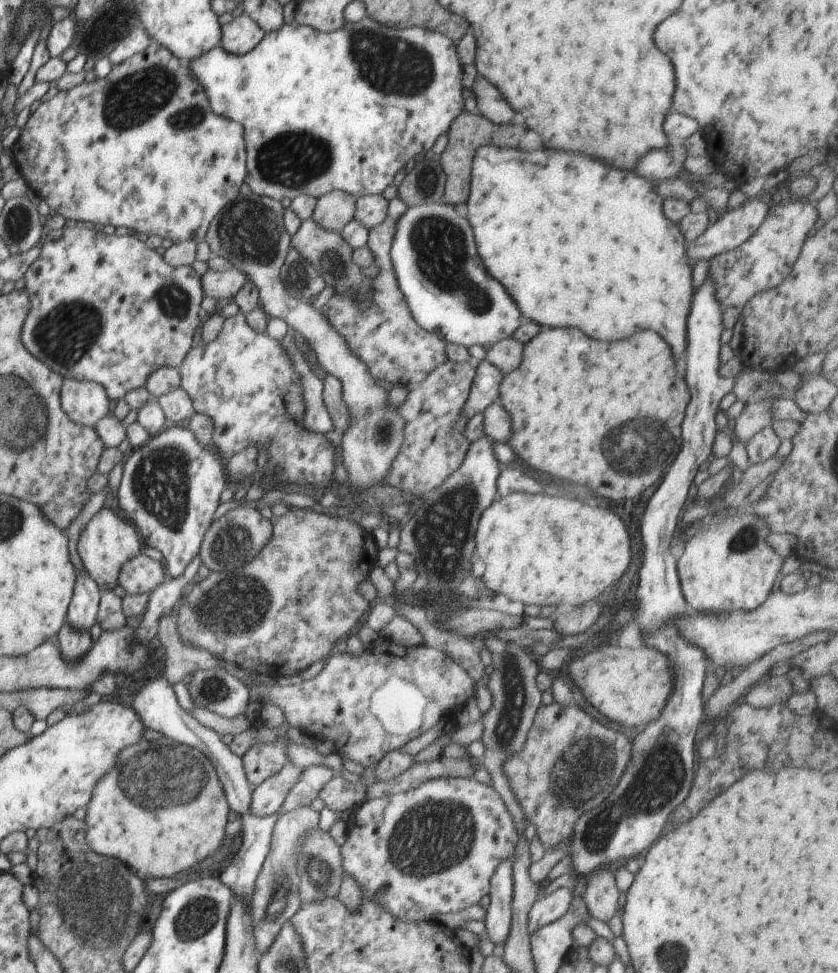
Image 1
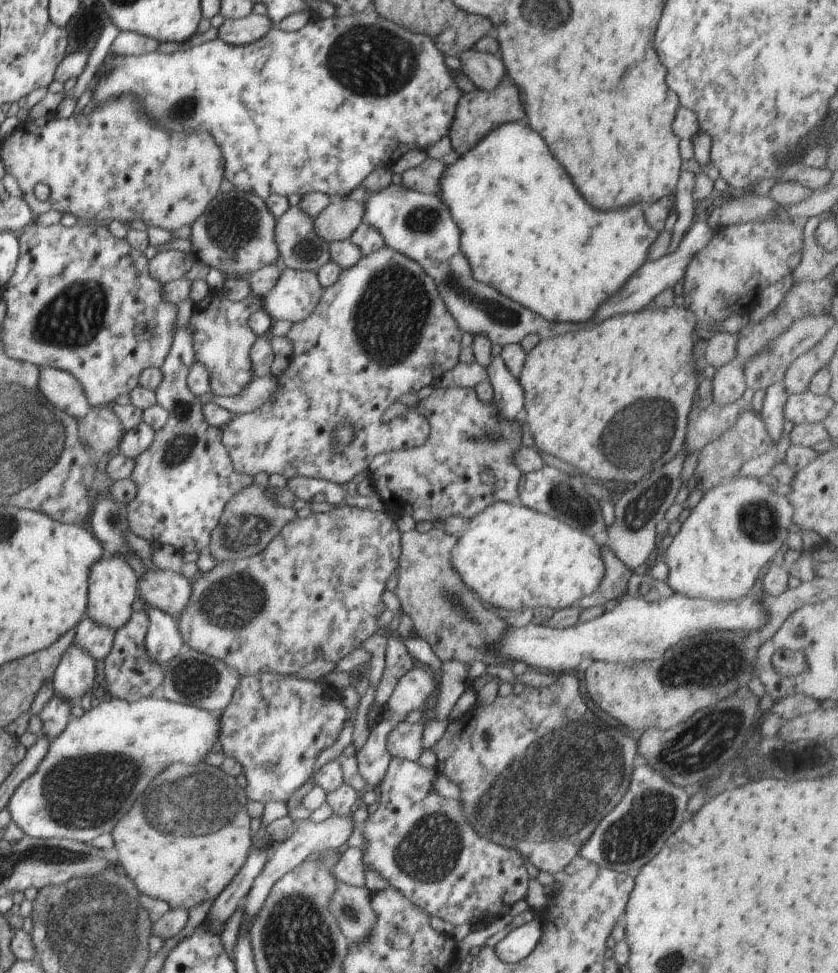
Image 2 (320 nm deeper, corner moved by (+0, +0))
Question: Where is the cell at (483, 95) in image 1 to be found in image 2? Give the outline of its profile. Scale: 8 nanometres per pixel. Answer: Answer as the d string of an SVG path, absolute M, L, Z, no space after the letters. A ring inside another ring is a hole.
M468 49L458 56L461 70L468 75L475 88L491 91L506 74L498 55L478 49Z

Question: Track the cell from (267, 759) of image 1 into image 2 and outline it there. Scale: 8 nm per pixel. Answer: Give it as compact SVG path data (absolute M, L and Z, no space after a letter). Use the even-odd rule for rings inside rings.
M272 671L260 672L255 675L244 675L239 679L238 686L235 688L232 700L230 704L220 713L221 716L221 733L219 734L219 741L222 744L223 752L228 757L233 757L240 762L243 768L243 774L247 778L248 785L245 788L246 798L248 801L258 801L266 804L270 801L287 802L292 794L298 790L303 784L308 782L308 778L312 776L314 771L314 761L316 757L322 752L330 748L340 736L342 729L347 723L350 713L347 708L343 705L340 697L334 695L334 692L323 682L313 681L304 678L298 678L291 672L283 675L280 673L274 673Z

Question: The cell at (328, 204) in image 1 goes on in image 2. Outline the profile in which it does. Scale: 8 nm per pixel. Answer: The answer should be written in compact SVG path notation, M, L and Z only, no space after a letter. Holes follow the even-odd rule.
M334 198L331 205L314 219L315 233L329 243L349 240L363 223L364 211L363 200Z

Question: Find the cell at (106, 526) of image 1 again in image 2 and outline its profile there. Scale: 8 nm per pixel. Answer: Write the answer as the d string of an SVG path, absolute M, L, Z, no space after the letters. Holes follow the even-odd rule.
M105 554L97 563L93 563L89 572L89 593L86 610L86 618L92 619L92 622L100 626L110 627L114 632L122 628L132 616L132 602L136 600L139 592L139 578L135 570L126 562L126 559L120 555Z

